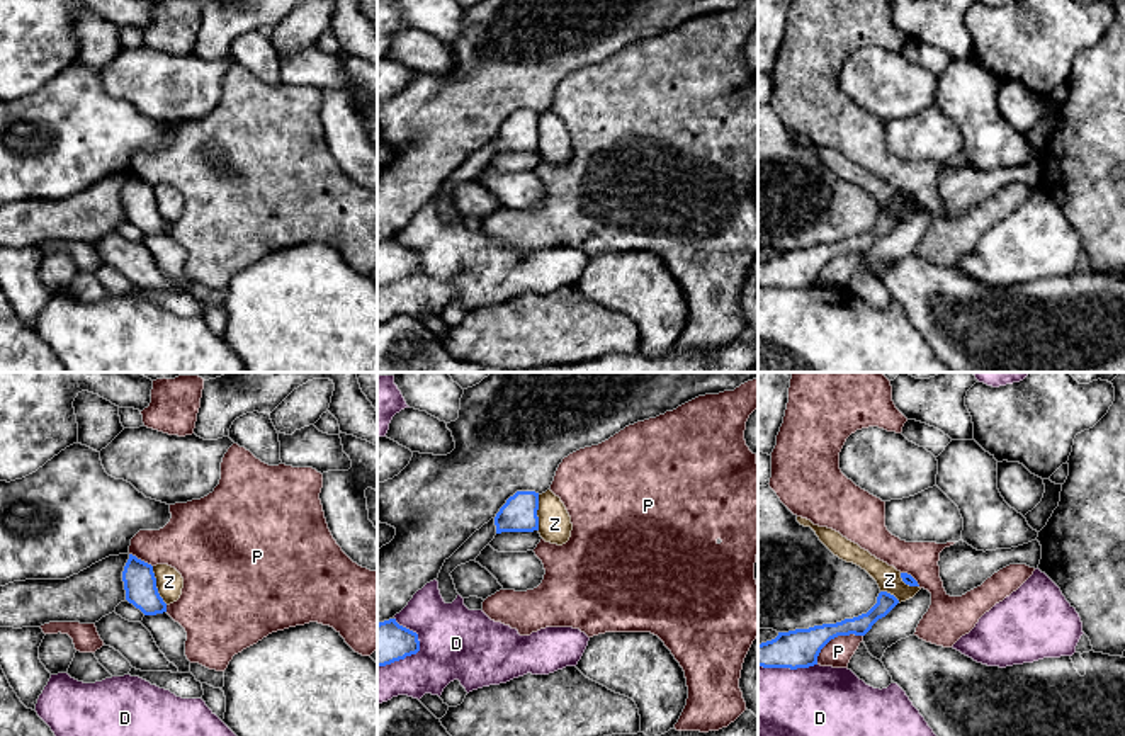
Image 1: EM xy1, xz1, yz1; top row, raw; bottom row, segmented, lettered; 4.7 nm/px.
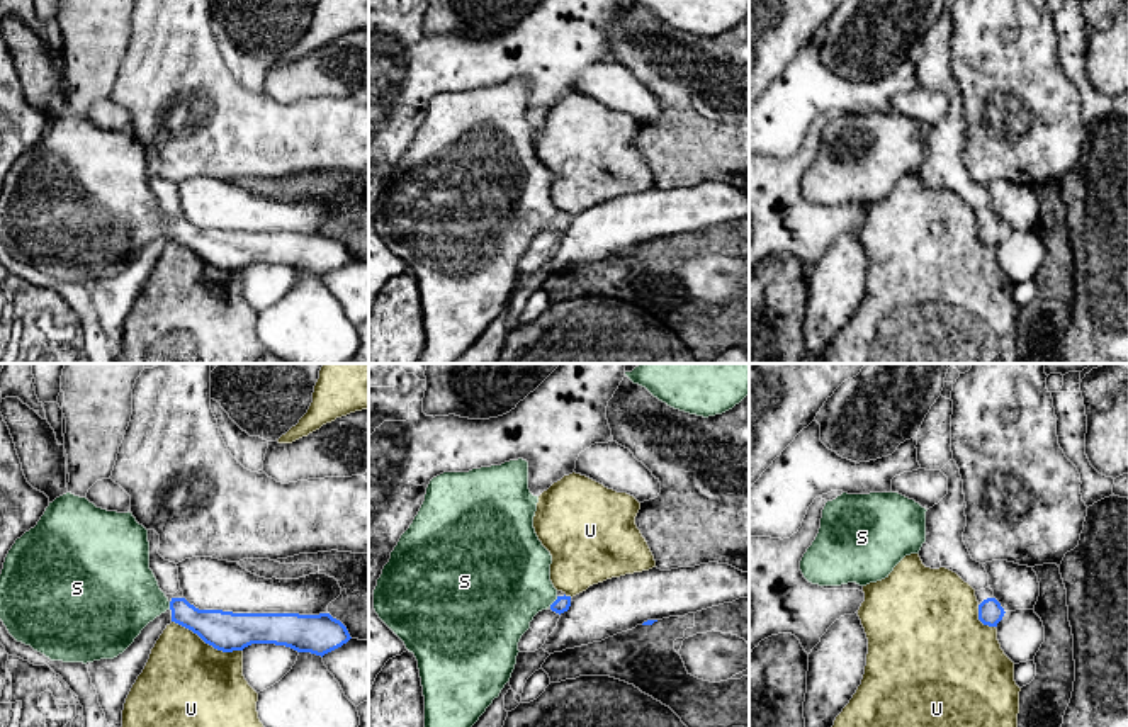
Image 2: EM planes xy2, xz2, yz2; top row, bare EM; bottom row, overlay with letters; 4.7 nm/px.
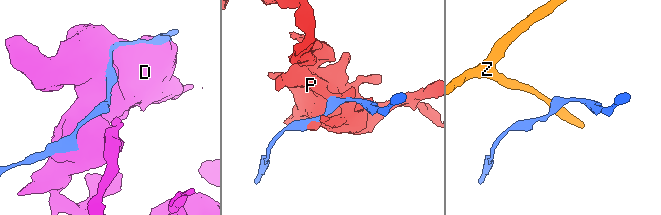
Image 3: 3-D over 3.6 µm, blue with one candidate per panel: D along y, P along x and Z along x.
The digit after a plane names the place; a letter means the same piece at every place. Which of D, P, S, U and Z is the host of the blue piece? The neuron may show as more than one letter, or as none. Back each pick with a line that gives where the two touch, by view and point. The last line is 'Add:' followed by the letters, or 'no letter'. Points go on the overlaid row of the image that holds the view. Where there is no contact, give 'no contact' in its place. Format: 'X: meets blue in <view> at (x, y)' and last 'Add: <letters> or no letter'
S: meets blue in xz2 at (554, 602)
Add: S

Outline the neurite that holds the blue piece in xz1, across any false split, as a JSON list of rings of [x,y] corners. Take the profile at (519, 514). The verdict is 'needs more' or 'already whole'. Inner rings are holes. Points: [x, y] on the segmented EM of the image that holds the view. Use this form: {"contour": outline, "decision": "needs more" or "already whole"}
{"contour": [[[517,491],[495,517],[496,534],[539,530],[539,493]]], "decision": "already whole"}

